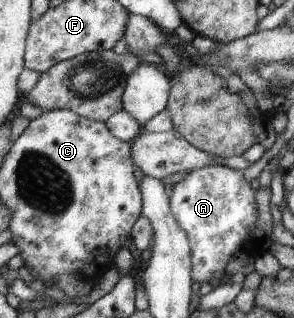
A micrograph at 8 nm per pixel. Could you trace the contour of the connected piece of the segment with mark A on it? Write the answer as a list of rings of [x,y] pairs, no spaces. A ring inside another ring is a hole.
[[[206,165],[192,170],[184,179],[173,184],[169,192],[169,209],[174,215],[176,222],[186,233],[191,258],[191,280],[192,282],[209,282],[209,278],[216,273],[224,272],[224,265],[237,250],[256,255],[254,246],[248,232],[253,228],[254,221],[258,218],[254,192],[248,182],[242,180],[240,171],[232,170],[218,165]]]

